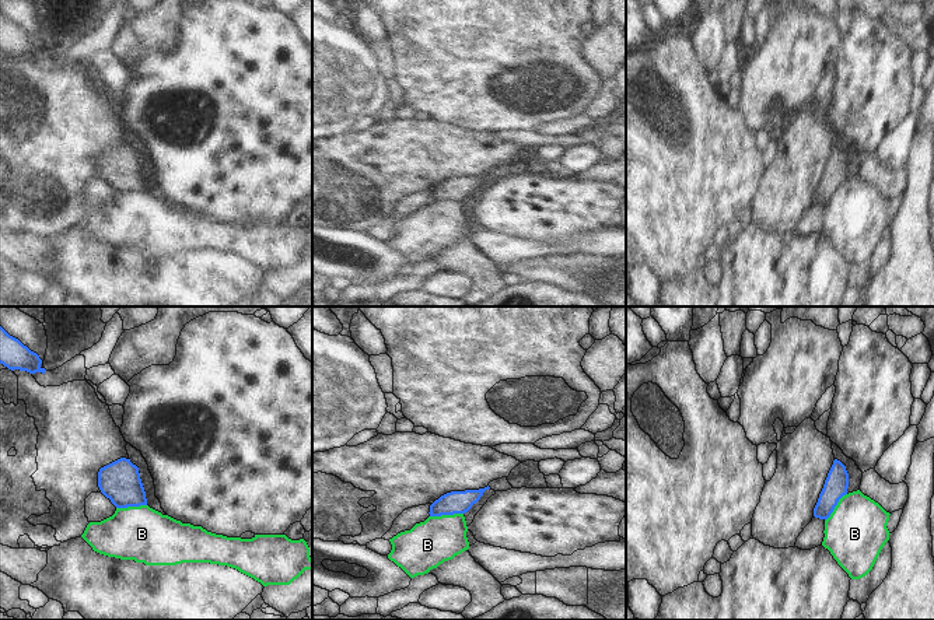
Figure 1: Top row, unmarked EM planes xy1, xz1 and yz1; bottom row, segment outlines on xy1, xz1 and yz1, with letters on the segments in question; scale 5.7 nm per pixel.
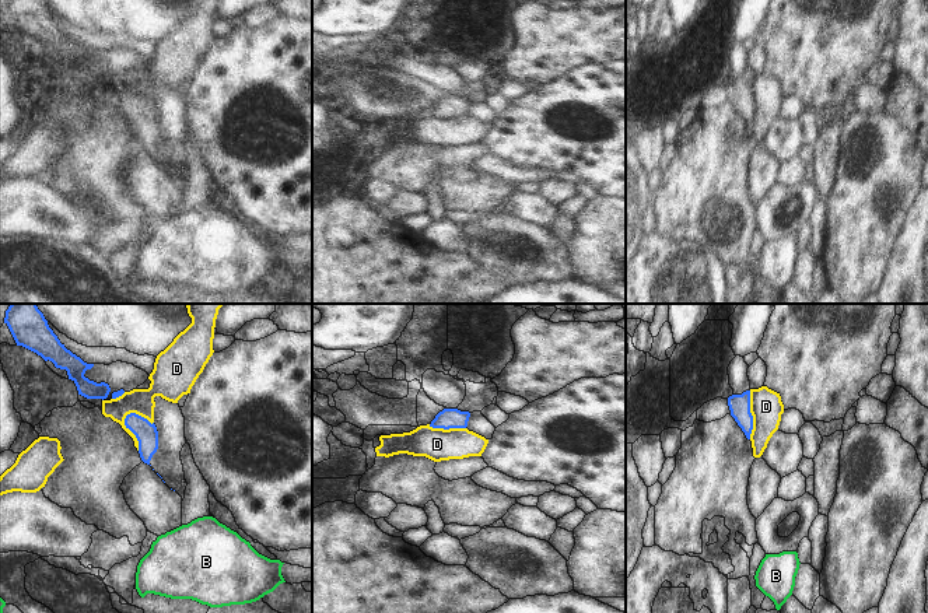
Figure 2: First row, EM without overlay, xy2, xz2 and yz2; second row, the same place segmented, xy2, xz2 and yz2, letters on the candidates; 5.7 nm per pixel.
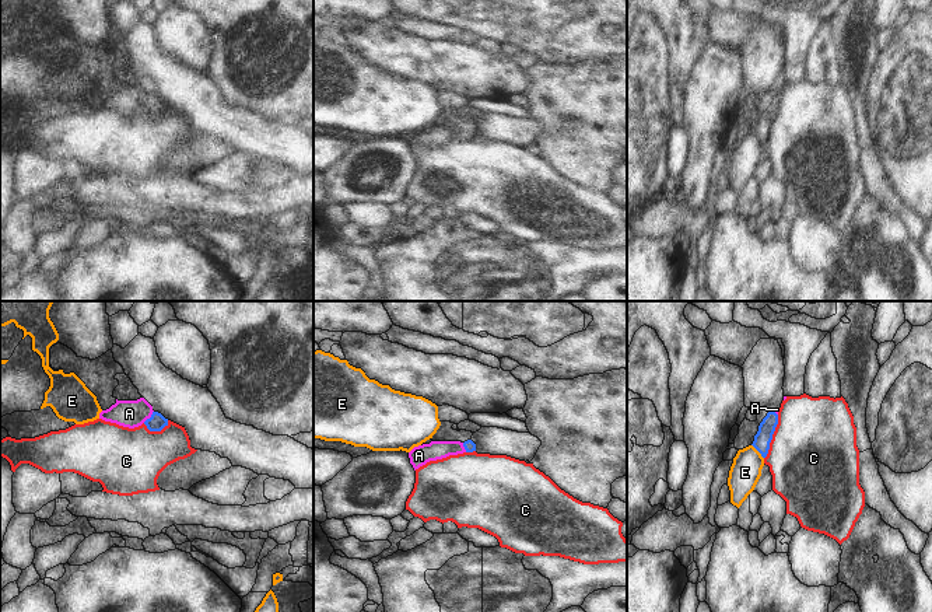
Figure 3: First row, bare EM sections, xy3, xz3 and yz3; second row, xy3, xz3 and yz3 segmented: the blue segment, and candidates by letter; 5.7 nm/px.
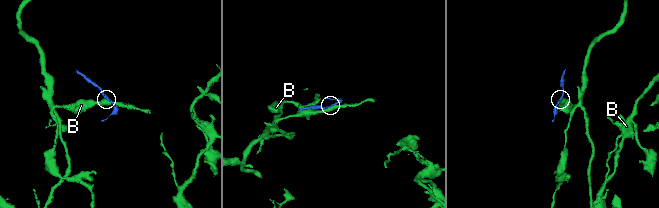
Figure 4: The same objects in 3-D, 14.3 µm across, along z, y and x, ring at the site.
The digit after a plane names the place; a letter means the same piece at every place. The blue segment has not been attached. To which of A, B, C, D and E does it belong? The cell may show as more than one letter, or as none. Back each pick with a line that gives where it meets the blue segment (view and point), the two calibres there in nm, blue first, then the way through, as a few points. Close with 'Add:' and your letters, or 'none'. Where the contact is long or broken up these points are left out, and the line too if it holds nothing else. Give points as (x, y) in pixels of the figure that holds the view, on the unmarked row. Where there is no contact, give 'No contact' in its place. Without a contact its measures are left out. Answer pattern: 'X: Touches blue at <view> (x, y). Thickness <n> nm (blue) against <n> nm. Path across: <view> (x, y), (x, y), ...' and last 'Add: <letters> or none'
A: Touches blue at xy3 (150, 104). Thickness 100 nm (blue) against 160 nm. Path across: xy3 (157, 108), (150, 104), (144, 100), (129, 100)
Add: A

